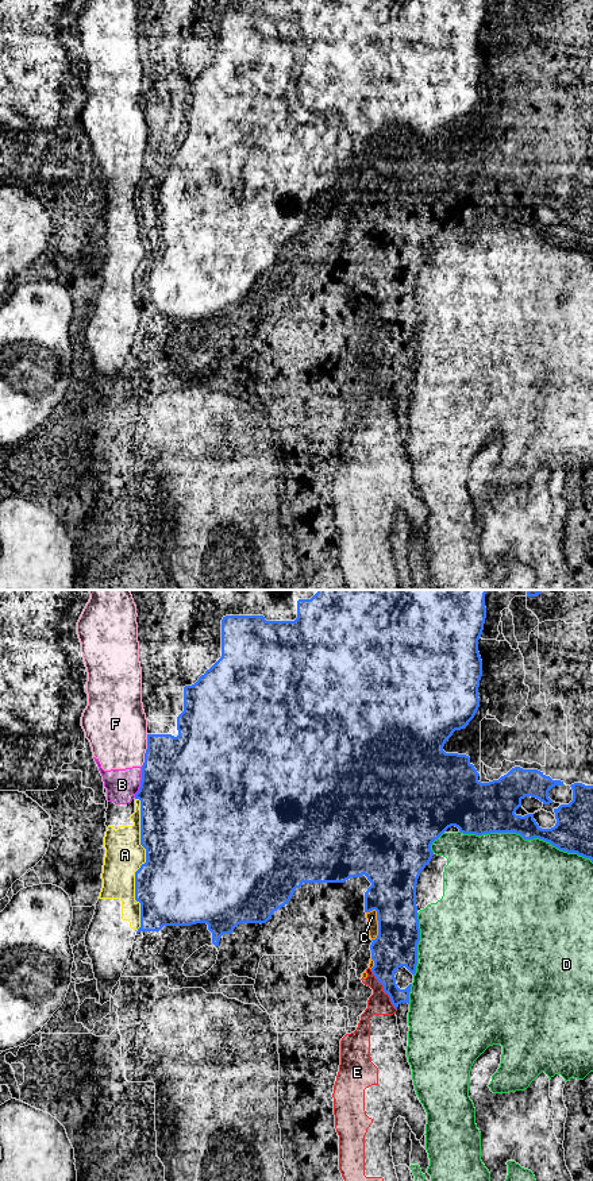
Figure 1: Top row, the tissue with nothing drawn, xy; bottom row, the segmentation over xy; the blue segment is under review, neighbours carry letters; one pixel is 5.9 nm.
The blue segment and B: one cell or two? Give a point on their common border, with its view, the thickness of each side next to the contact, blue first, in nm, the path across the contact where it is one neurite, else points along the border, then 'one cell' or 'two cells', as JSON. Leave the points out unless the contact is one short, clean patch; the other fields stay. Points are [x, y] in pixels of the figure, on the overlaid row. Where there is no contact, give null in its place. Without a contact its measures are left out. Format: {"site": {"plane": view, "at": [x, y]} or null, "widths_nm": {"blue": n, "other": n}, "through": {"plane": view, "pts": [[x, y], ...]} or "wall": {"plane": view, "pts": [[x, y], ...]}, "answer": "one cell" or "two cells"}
{"site": {"plane": "xy", "at": [141, 782]}, "widths_nm": {"blue": 500, "other": 190}, "wall": {"plane": "xy", "pts": [[142, 767], [141, 786], [134, 797]]}, "answer": "two cells"}

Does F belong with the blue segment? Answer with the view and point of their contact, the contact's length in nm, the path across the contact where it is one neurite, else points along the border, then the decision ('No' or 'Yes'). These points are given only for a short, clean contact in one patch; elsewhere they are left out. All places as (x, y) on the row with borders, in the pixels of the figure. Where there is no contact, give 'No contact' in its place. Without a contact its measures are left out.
Touches blue at xy (146, 751). Shared border 200 nm. Boundary: xy (147, 734), (145, 761), (141, 765). No

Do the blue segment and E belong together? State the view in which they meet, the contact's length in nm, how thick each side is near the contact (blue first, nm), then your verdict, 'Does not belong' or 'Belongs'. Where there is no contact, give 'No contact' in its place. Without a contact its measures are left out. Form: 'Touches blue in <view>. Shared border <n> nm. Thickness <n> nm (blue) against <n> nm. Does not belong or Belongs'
Touches blue in xy. Shared border 300 nm. Thickness 240 nm (blue) against 140 nm. Does not belong

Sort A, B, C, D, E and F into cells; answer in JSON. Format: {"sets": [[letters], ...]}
{"sets": [["A", "B", "F"], ["C", "E"], ["D"]]}

